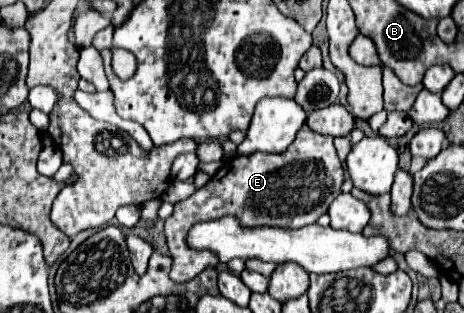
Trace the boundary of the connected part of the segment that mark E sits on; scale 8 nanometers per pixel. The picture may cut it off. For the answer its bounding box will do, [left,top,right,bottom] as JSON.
[165,126,343,282]

